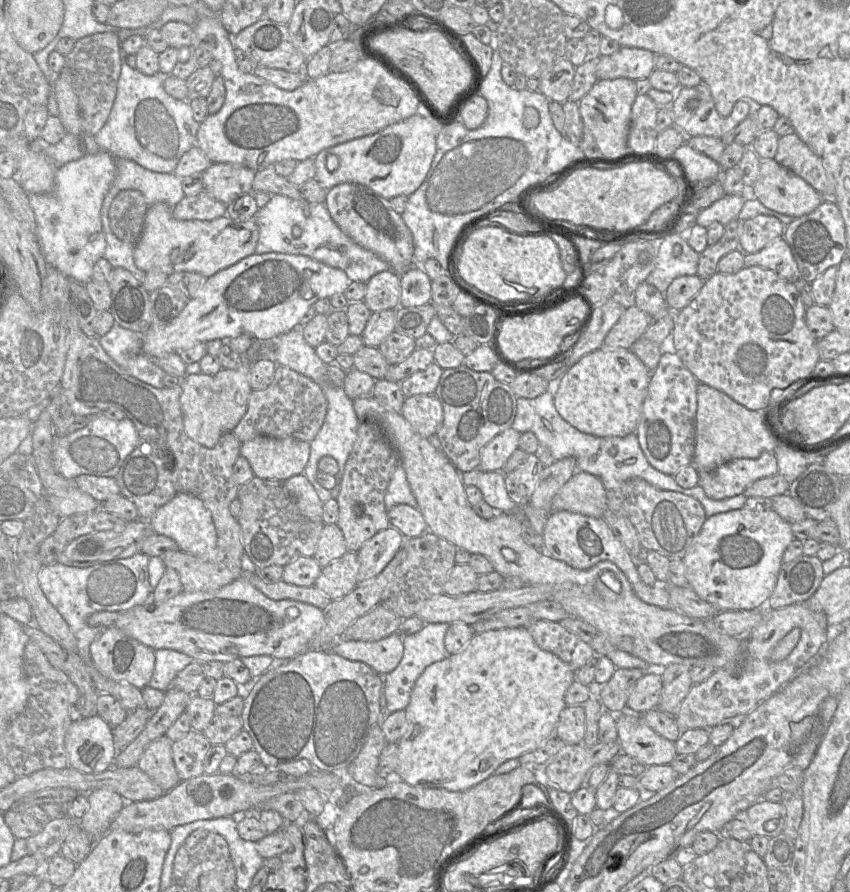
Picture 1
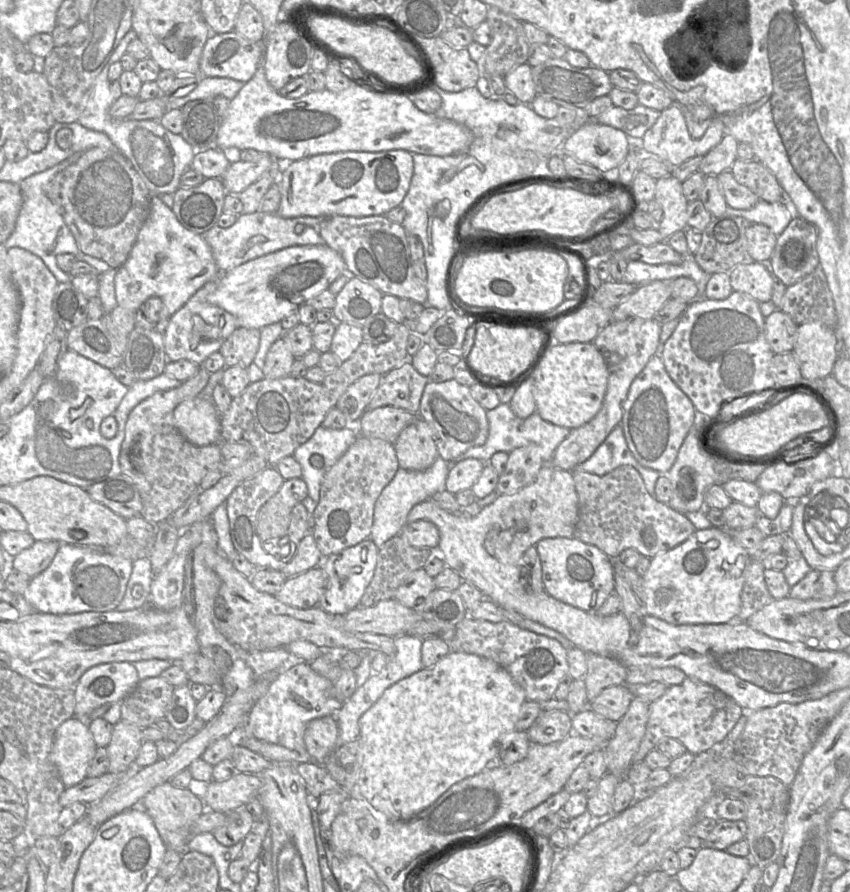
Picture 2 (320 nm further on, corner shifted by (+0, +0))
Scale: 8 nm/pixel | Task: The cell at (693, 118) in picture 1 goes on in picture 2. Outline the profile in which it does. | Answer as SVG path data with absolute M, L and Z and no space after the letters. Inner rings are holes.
M671 105L661 111L658 119L639 141L646 155L653 155L673 166L678 166L684 161L695 156L704 156L714 148L725 135L723 122L718 118L711 118L709 127L702 137L694 139L690 136L685 116L679 107Z

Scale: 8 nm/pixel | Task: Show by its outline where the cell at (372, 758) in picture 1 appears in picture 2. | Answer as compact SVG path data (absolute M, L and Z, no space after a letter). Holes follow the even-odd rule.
M332 716L311 720L306 727L304 743L312 760L324 764L326 758L336 749L338 725Z

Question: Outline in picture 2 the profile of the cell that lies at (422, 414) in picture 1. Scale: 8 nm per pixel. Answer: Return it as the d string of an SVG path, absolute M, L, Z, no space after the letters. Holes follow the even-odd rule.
M418 417L394 443L399 467L410 471L429 468L439 456L430 425Z

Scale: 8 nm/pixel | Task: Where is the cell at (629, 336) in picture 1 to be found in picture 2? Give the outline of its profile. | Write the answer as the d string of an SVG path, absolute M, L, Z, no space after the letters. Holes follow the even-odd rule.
M655 280L636 287L635 291L611 310L611 321L623 321L628 318L651 319L672 295L672 280Z

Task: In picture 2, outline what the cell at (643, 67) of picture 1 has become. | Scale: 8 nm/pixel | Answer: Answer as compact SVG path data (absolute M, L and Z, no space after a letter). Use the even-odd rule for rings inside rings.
M551 58L531 69L536 94L558 106L583 110L598 97L608 95L613 85L609 73L600 68L589 66L579 68L570 65L564 58Z

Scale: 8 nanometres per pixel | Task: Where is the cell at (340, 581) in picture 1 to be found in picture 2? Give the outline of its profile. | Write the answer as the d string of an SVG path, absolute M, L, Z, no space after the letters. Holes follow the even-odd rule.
M321 566L287 578L282 588L274 594L280 602L299 609L318 606L327 585L327 575Z

